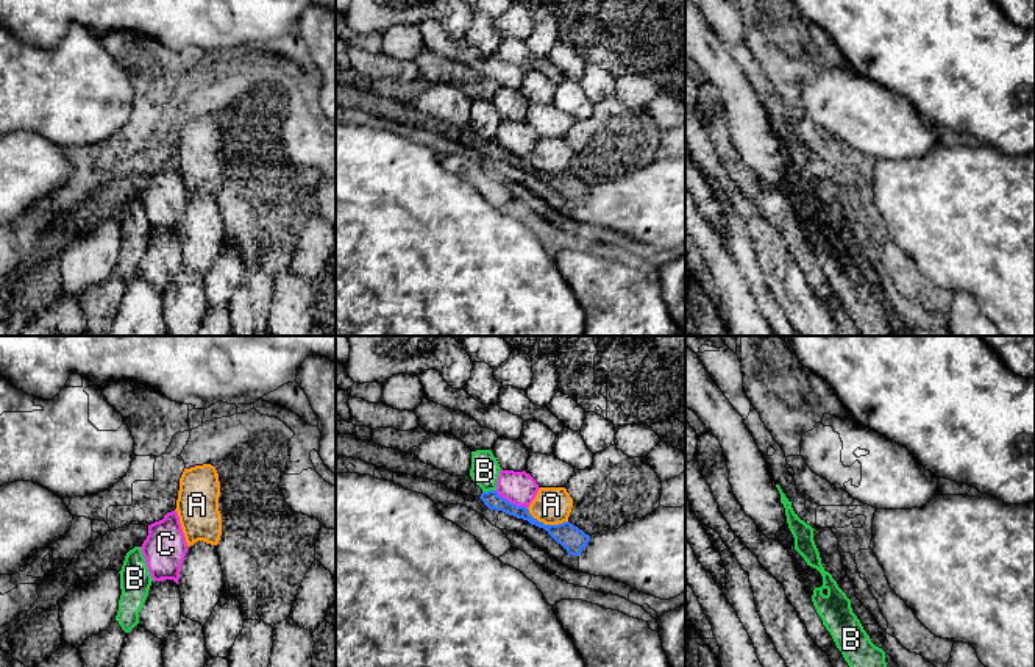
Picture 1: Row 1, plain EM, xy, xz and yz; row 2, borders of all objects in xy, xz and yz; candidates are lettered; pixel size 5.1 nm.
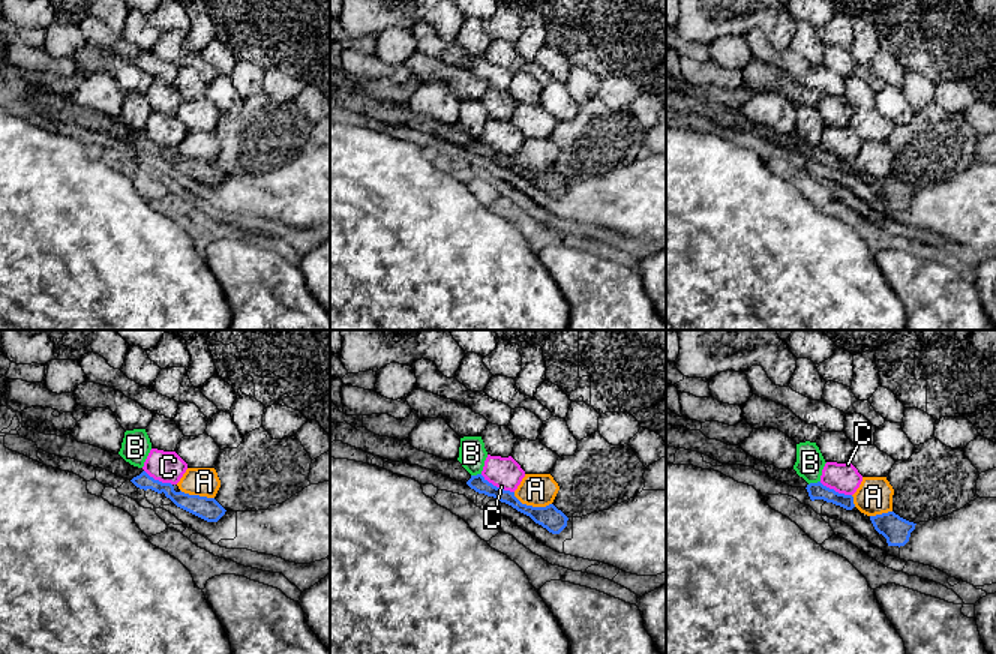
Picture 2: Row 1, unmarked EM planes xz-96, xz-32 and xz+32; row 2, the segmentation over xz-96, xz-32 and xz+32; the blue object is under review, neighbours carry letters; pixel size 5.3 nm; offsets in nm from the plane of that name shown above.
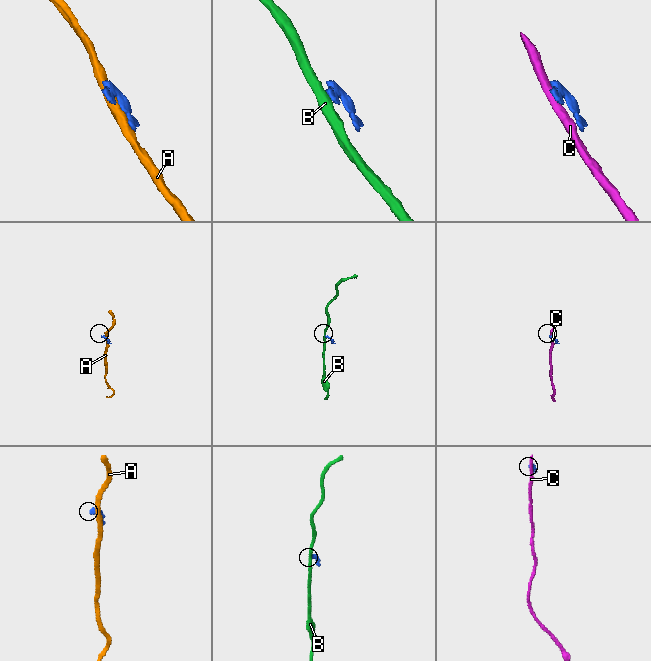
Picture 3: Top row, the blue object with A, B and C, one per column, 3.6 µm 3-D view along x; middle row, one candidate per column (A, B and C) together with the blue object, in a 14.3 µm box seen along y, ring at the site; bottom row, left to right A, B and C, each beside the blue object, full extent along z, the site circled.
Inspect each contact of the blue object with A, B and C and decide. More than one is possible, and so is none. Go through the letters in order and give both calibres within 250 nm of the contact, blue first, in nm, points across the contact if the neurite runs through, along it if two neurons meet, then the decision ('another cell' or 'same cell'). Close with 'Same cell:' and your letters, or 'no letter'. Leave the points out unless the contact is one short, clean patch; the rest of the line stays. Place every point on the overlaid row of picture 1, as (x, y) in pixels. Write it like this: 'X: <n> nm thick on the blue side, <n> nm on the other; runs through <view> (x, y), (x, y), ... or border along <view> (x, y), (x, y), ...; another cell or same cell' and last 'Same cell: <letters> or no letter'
A: 130 nm thick on the blue side, 190 nm on the other; another cell
B: 90 nm thick on the blue side, 150 nm on the other; border along xz (495, 489), (483, 492); another cell
C: 90 nm thick on the blue side, 170 nm on the other; border along xz (495, 491), (526, 508); another cell
Same cell: no letter

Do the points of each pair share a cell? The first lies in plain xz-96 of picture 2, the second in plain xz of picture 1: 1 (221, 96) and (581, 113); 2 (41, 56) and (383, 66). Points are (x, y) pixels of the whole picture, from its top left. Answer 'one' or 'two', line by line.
1: one
2: one

